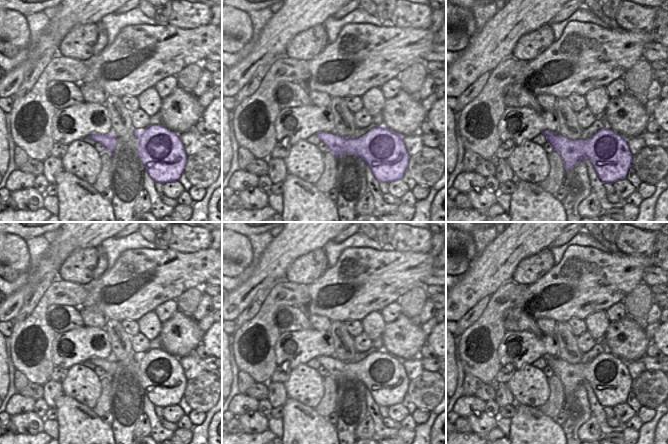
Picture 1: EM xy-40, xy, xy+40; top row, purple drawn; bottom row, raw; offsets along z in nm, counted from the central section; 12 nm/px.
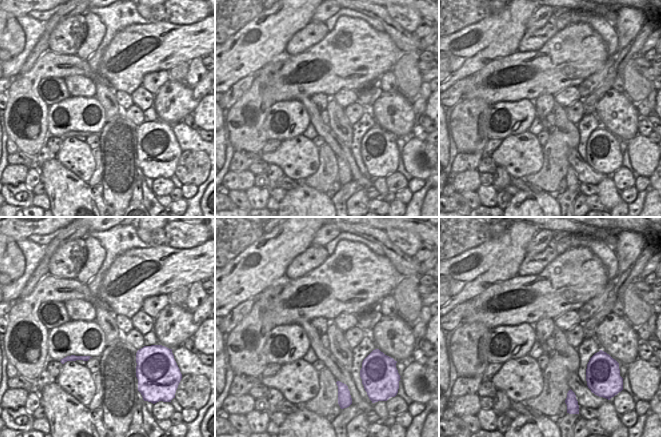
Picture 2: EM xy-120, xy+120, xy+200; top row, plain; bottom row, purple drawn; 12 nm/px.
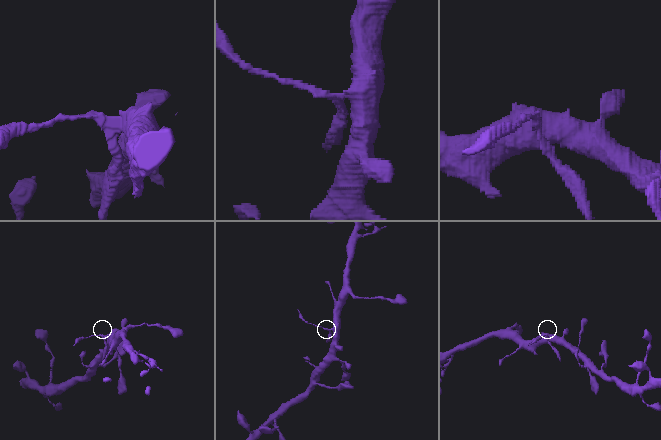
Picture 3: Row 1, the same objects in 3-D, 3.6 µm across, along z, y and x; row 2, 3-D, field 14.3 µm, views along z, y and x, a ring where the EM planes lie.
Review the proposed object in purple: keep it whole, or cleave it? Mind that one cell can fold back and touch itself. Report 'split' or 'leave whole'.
split

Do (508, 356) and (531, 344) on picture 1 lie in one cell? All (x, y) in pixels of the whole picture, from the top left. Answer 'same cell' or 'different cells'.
same cell

